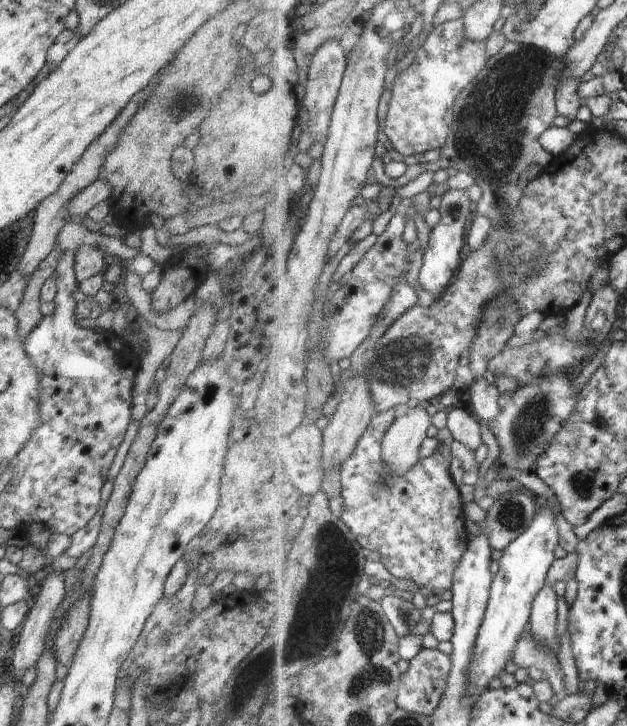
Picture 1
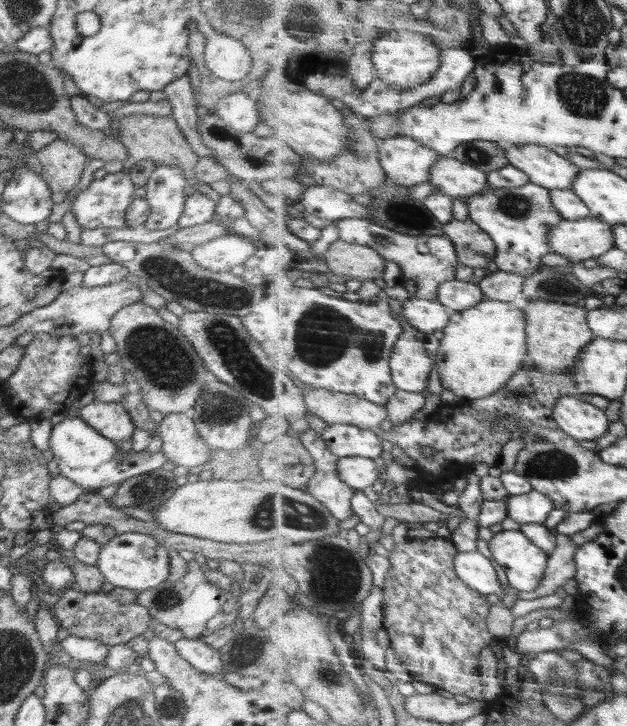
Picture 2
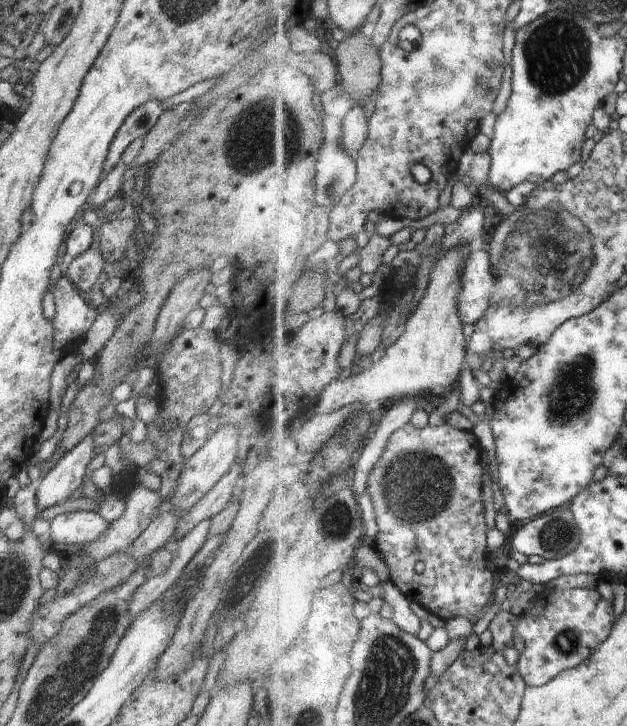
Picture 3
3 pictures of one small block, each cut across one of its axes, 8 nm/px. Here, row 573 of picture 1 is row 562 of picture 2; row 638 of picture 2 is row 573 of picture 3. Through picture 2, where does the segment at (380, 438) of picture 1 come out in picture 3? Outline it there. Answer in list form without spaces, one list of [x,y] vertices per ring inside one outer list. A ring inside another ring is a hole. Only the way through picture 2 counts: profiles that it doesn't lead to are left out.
[[[410,422],[391,436],[388,446],[378,462],[376,462],[372,474],[368,478],[367,490],[372,496],[380,527],[380,534],[377,538],[378,544],[376,544],[375,549],[388,564],[391,582],[394,582],[398,588],[402,589],[402,592],[411,602],[415,601],[418,604],[422,604],[426,610],[445,621],[452,620],[456,616],[465,616],[471,621],[474,621],[477,617],[480,618],[482,612],[486,610],[486,606],[490,604],[490,600],[494,596],[494,590],[498,589],[495,572],[490,563],[492,552],[489,547],[488,524],[486,524],[486,504],[482,499],[482,496],[484,496],[484,474],[486,472],[484,472],[484,466],[482,466],[481,451],[480,440],[478,440],[478,436],[474,431],[465,431],[448,423],[442,426],[428,425],[423,429],[419,429]]]

